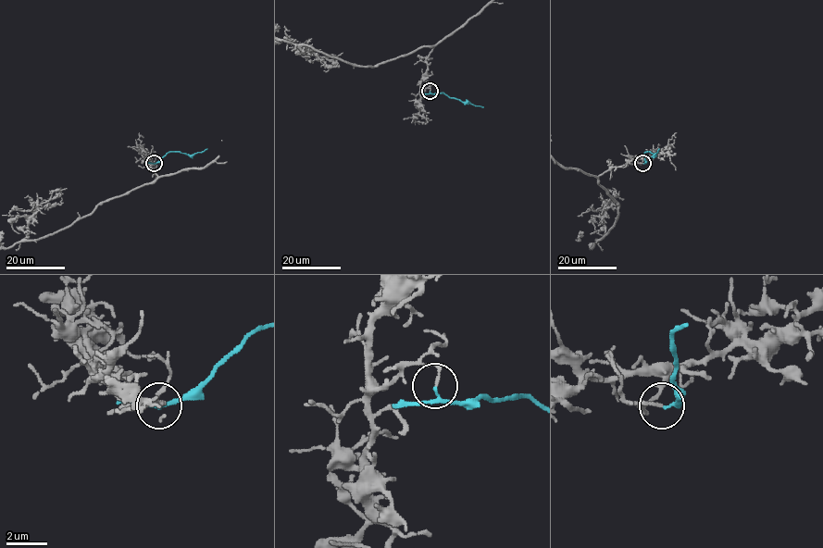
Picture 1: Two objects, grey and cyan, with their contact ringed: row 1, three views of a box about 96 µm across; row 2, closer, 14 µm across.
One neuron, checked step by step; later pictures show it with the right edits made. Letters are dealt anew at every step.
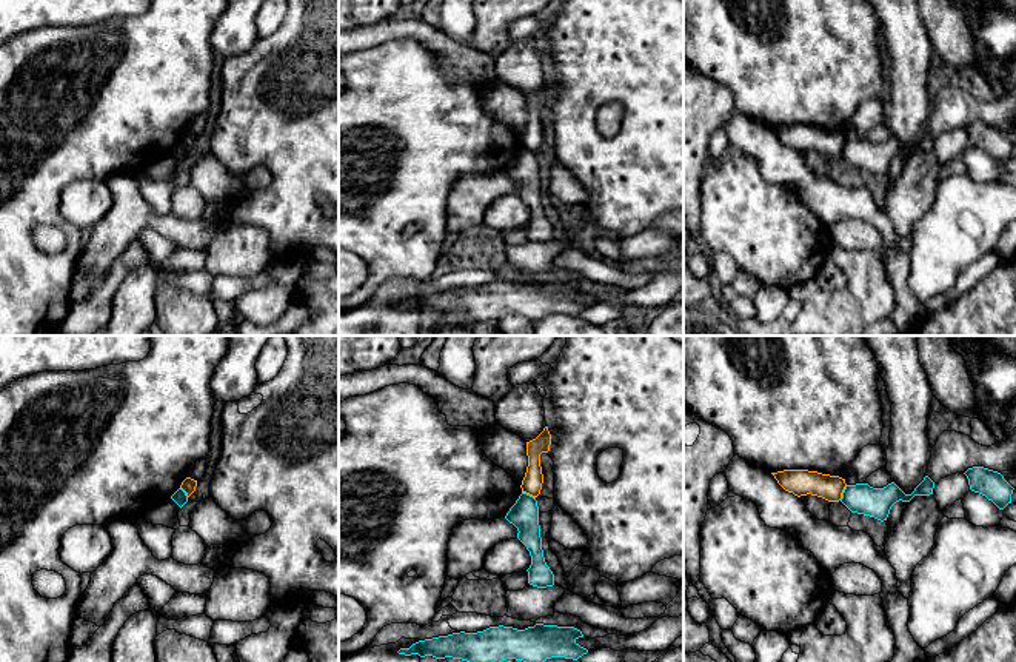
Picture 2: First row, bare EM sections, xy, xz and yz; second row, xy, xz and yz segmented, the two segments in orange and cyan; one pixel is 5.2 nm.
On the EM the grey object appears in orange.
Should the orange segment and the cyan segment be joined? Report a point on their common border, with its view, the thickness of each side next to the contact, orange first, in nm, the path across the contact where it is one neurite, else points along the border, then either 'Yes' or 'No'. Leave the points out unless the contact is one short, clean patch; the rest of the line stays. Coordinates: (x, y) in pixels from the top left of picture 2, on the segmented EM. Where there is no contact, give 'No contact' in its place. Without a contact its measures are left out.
Touches orange at yz (842, 491). Thickness 140 nm (orange) against 160 nm. Boundary: yz (847, 485), (839, 499). No

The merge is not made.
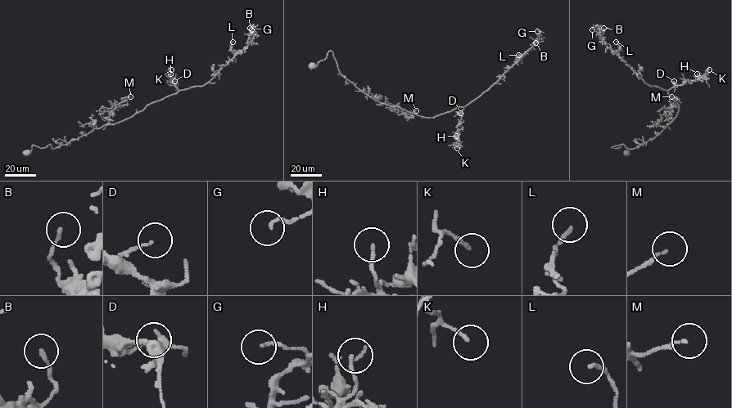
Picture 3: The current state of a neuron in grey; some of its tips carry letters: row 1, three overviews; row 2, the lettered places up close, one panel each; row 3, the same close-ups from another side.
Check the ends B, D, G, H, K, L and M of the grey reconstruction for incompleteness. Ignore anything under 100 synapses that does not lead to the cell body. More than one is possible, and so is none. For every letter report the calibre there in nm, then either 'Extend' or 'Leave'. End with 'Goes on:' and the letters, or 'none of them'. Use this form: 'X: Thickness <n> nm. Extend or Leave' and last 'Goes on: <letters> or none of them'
B: Thickness 150 nm. Leave
D: Thickness 100 nm. Leave
G: Thickness 120 nm. Leave
H: Thickness 130 nm. Leave
K: Thickness 140 nm. Leave
L: Thickness 150 nm. Leave
M: Thickness 110 nm. Leave
Goes on: none of them

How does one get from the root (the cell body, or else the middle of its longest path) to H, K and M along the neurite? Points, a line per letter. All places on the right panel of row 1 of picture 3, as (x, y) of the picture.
H: (627, 152), (623, 145), (612, 147), (634, 149), (658, 134), (678, 112), (668, 90), (696, 79), (697, 73)
K: (627, 152), (623, 145), (612, 147), (634, 149), (658, 134), (678, 112), (668, 90), (709, 69)
M: (627, 152), (623, 145), (612, 147), (623, 144), (634, 149), (658, 134), (671, 121), (671, 96)

